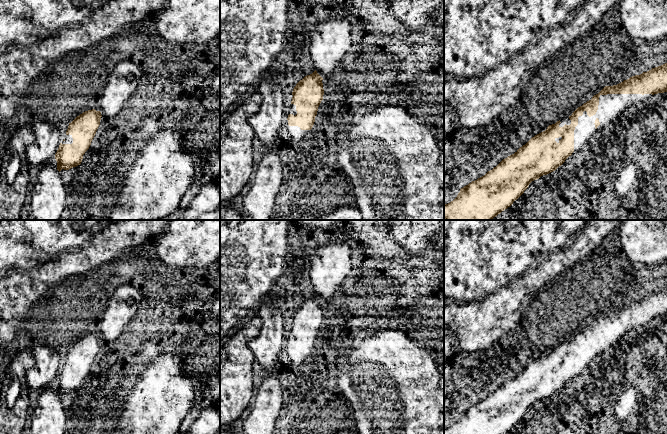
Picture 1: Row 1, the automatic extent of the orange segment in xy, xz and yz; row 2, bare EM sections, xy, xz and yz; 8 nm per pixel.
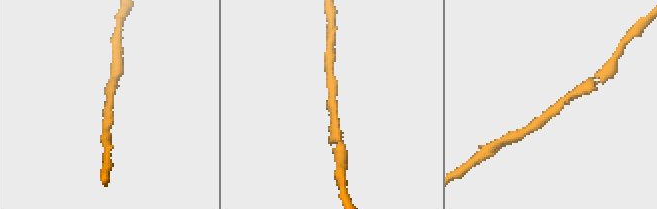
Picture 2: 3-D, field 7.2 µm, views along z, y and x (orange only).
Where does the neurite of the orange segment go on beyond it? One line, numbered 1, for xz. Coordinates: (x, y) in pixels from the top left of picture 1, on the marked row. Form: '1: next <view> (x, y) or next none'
1: next none

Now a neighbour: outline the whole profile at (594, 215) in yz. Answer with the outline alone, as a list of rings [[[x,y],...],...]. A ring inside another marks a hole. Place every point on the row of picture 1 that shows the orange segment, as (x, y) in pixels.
[[[592,212],[588,220],[654,220],[652,215],[645,215],[643,218],[611,218],[608,212]]]

